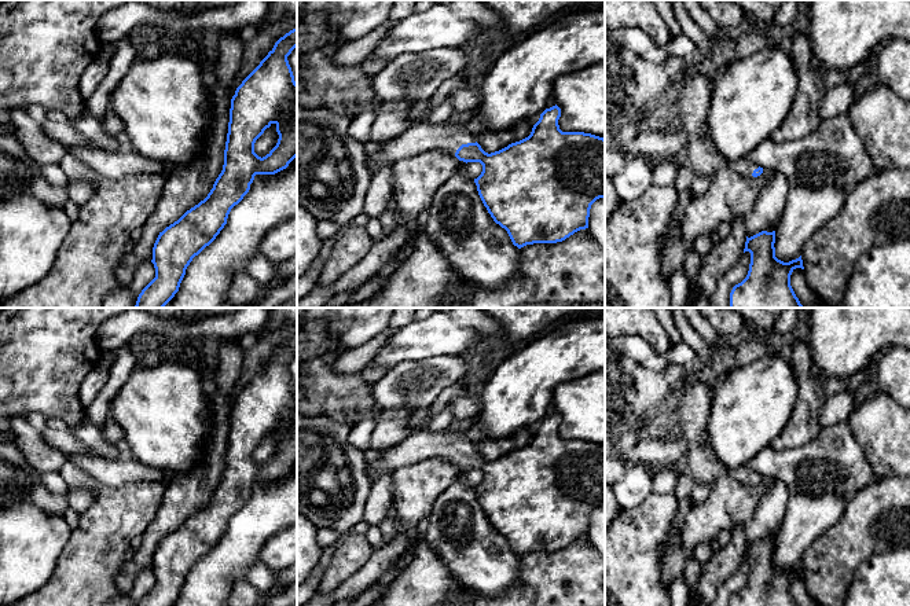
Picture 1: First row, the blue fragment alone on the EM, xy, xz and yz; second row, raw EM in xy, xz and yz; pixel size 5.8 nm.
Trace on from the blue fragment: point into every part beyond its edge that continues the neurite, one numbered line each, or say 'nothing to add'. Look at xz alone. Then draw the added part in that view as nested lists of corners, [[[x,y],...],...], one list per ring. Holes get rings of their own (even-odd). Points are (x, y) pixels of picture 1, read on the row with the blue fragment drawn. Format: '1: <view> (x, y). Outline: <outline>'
1: xz (424, 136). Outline: [[[428,121],[407,129],[406,132],[382,142],[382,148],[367,155],[367,165],[382,162],[392,166],[396,161],[408,155],[417,155],[433,148],[444,148],[452,154],[462,144],[476,143],[476,135],[454,126],[433,125]]]

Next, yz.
1: yz (745, 166). Outline: [[[748,157],[734,161],[734,162],[730,162],[727,165],[742,176],[752,176],[753,170],[759,168]]]

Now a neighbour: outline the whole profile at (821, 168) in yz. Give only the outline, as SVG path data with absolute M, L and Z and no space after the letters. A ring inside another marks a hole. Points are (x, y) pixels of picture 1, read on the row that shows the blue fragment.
M848 114L821 120L814 132L797 140L775 143L771 137L766 139L748 158L763 169L784 173L789 183L786 206L775 229L774 243L775 257L784 262L799 258L807 239L840 213L847 192L877 173Z

